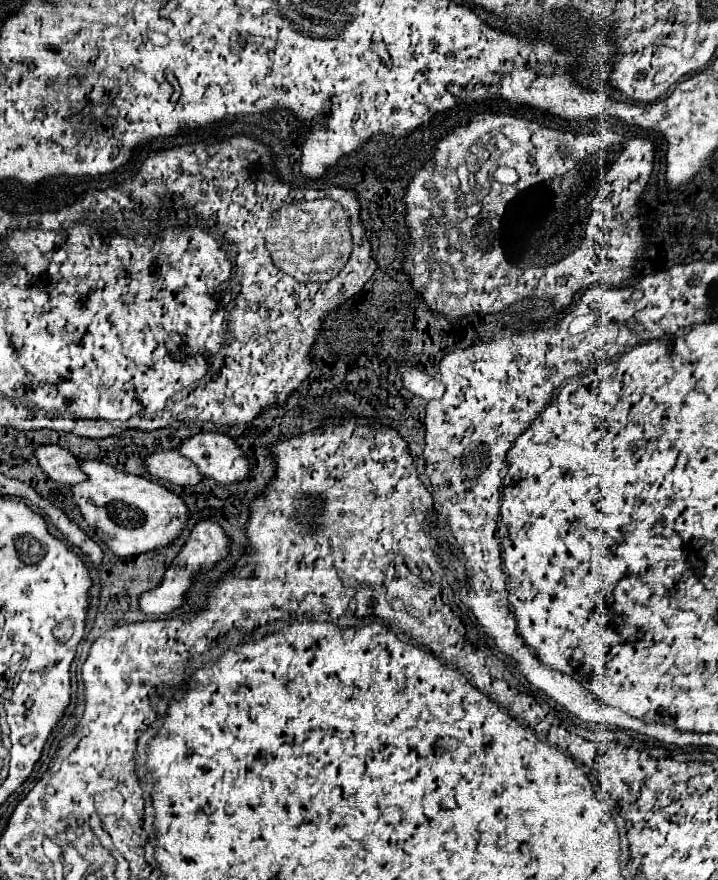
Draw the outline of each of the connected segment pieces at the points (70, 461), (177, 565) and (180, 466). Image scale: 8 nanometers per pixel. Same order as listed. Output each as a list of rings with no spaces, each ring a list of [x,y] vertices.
[[[42,444],[34,448],[34,458],[40,464],[40,468],[60,484],[76,484],[86,478],[86,474],[78,468],[78,458],[74,458],[68,450],[54,446],[54,444]]]
[[[198,520],[194,524],[194,528],[190,530],[190,536],[186,538],[182,550],[178,552],[178,556],[174,558],[174,562],[168,566],[162,582],[158,588],[154,590],[148,590],[144,594],[140,594],[138,598],[138,608],[144,612],[144,614],[150,614],[150,616],[160,616],[160,614],[166,614],[178,606],[182,606],[184,602],[184,594],[188,590],[188,586],[192,584],[192,578],[198,570],[202,568],[212,568],[218,560],[226,558],[228,556],[228,536],[224,534],[224,530],[216,524],[216,522],[210,522],[210,520]]]
[[[176,450],[154,452],[144,458],[142,466],[150,476],[168,480],[168,482],[180,484],[180,486],[192,486],[202,480],[196,466],[190,460],[186,460],[184,456],[180,456]]]

